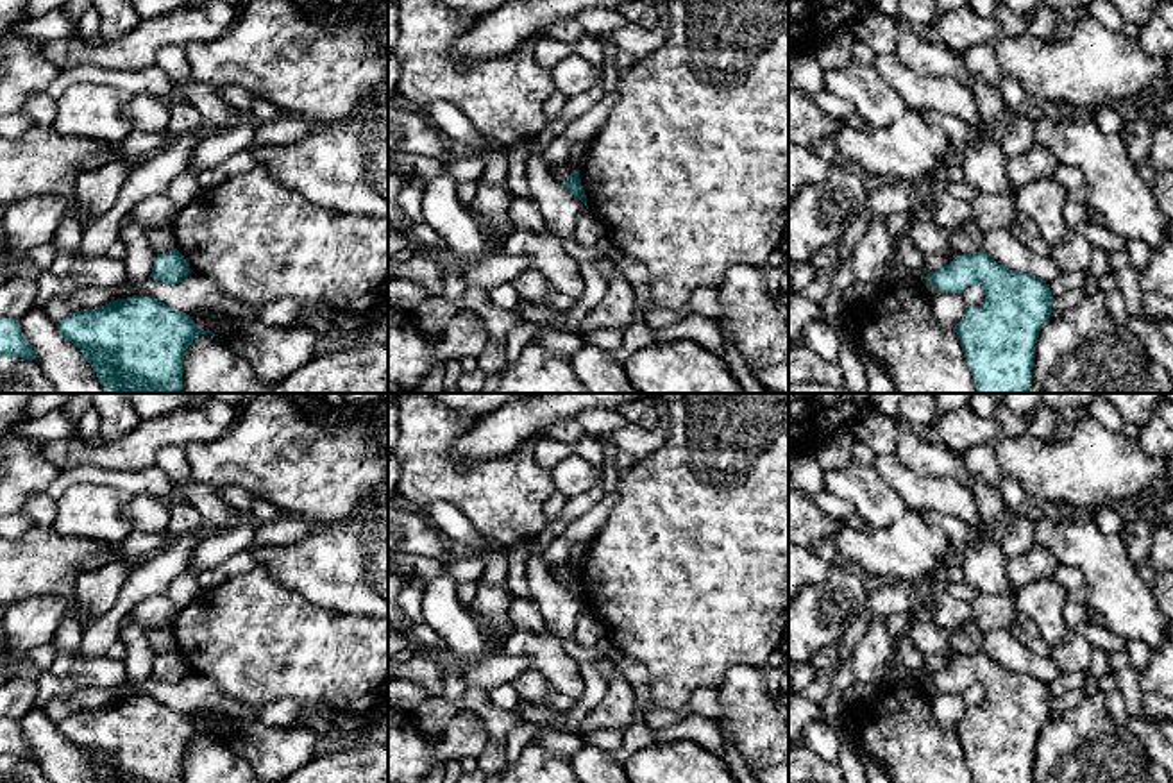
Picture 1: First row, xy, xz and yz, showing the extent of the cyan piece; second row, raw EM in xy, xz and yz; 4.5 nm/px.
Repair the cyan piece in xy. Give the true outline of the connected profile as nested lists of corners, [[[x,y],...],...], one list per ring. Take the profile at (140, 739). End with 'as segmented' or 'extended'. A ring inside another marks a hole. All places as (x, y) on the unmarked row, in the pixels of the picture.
[[[150,695],[116,699],[97,710],[80,710],[57,724],[64,740],[72,742],[91,765],[100,783],[182,783],[182,765],[188,745],[198,735],[213,735],[200,729],[186,713],[168,708]]]; as segmented

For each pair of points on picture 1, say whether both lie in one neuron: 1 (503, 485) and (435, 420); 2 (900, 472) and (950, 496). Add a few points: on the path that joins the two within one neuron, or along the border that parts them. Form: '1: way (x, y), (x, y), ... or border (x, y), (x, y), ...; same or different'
1: way (476, 485), (458, 485), (431, 458), (431, 447); same
2: way (912, 485), (919, 492), (937, 492); same

